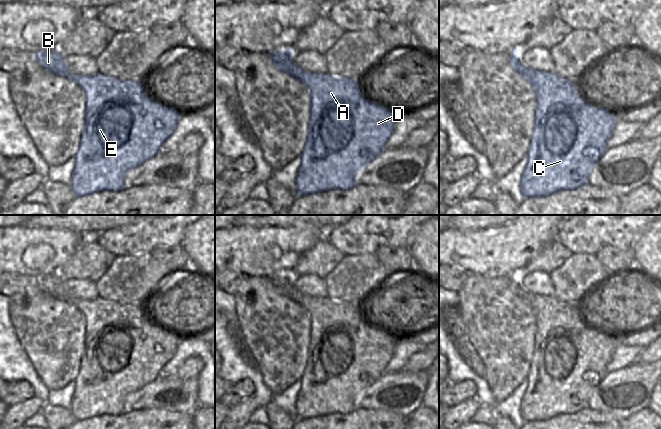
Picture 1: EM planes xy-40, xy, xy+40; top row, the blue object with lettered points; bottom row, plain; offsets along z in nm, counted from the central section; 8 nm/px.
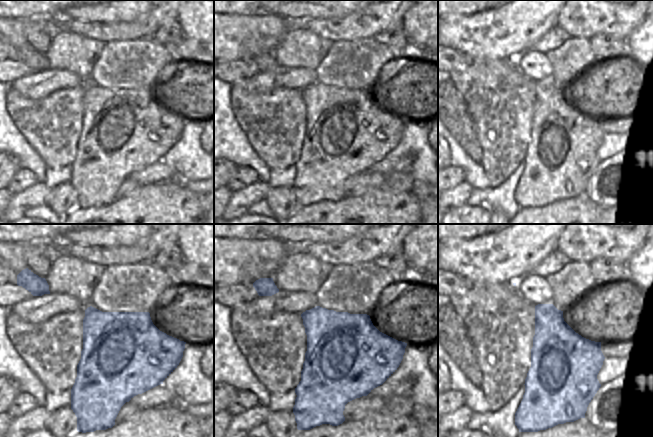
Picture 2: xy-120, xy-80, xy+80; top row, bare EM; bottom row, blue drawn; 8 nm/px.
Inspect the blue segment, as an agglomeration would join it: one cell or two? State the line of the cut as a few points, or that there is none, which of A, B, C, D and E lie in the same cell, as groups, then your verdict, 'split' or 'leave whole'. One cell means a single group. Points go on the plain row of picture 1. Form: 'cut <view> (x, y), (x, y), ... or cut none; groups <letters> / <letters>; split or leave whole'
cut none; groups A B C D E; leave whole

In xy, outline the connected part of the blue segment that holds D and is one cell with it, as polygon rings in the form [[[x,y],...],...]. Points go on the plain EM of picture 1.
[[[287,271],[268,277],[268,280],[279,295],[301,305],[310,316],[310,344],[296,398],[296,416],[298,419],[309,419],[331,413],[351,413],[356,409],[356,396],[384,375],[394,354],[395,334],[366,324],[357,303],[301,293],[292,284],[293,277],[292,272]]]

